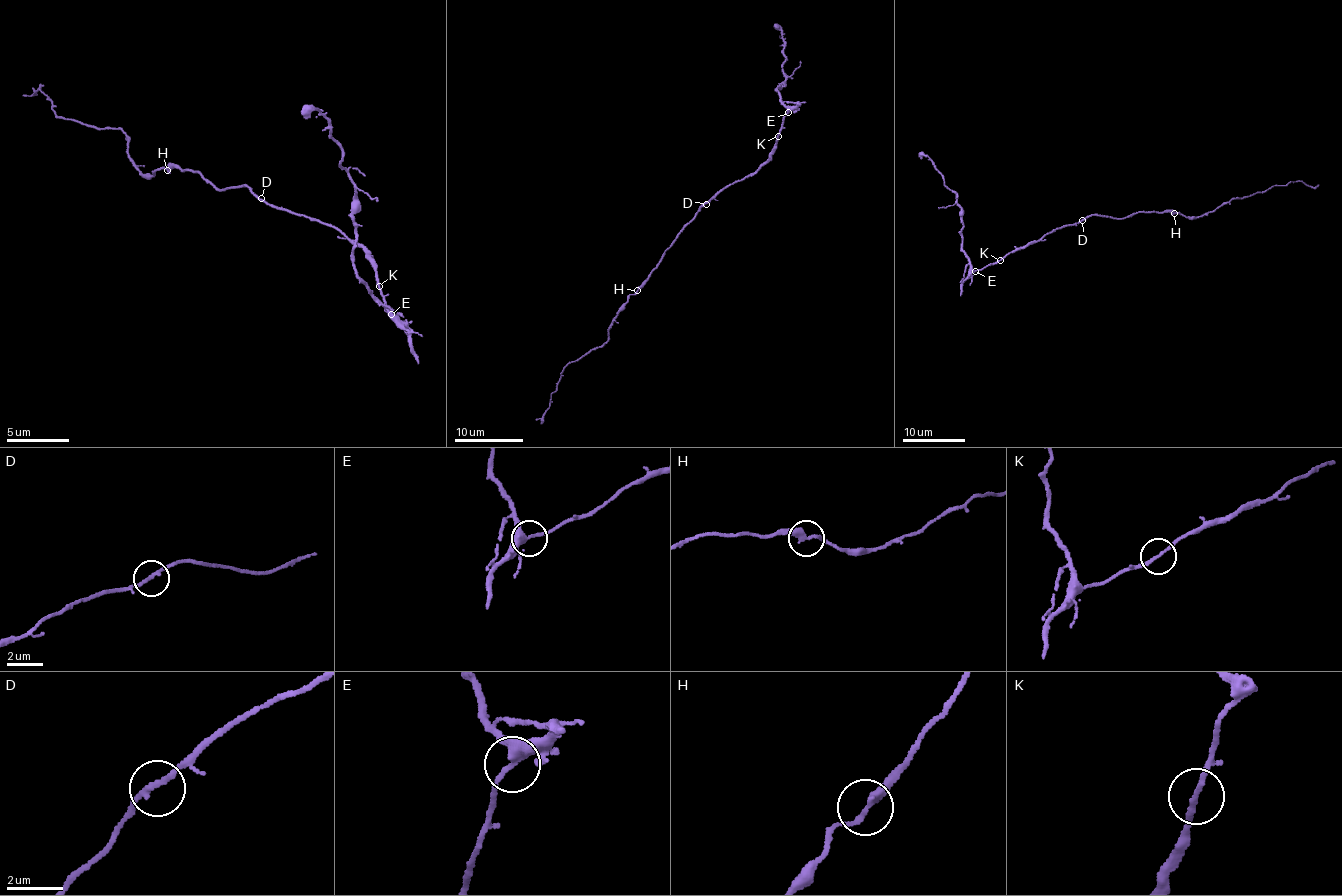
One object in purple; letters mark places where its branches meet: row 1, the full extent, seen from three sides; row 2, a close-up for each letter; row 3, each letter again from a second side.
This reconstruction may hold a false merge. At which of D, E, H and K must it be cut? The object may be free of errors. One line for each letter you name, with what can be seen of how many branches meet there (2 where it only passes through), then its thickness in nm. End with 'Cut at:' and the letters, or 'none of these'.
Cut at: none of these

